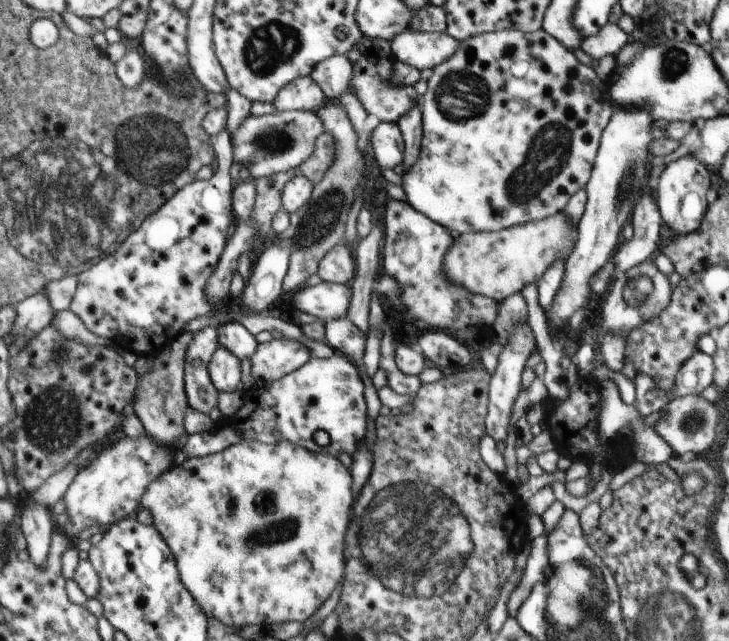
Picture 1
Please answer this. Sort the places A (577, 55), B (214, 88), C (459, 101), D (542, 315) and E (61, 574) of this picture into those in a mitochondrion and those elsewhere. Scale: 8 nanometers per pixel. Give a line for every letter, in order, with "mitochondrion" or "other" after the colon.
A: other
B: other
C: mitochondrion
D: other
E: other

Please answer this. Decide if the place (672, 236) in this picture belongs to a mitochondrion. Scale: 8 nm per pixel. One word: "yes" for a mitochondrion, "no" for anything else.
no

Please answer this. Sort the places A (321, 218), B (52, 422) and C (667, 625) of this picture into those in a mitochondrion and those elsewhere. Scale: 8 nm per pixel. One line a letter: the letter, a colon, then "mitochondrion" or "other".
A: mitochondrion
B: mitochondrion
C: mitochondrion

